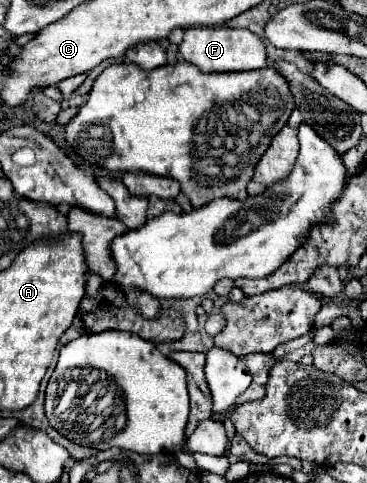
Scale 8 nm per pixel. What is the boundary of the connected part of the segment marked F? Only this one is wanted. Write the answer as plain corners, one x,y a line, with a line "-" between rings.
188,27
184,31
184,41
178,45
184,61
196,65
204,73
222,71
250,71
262,69
266,65
266,45
264,41
248,29
232,27

